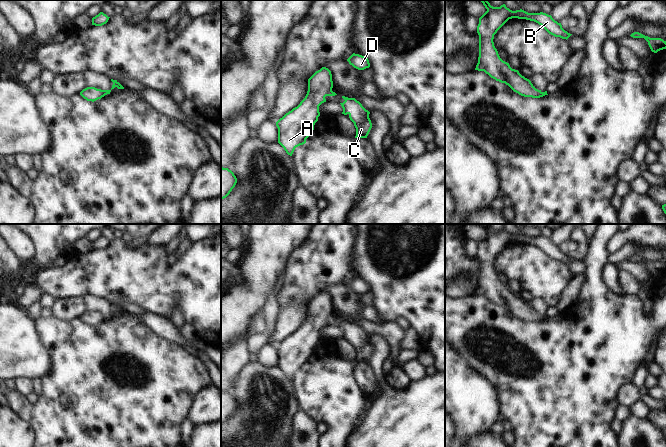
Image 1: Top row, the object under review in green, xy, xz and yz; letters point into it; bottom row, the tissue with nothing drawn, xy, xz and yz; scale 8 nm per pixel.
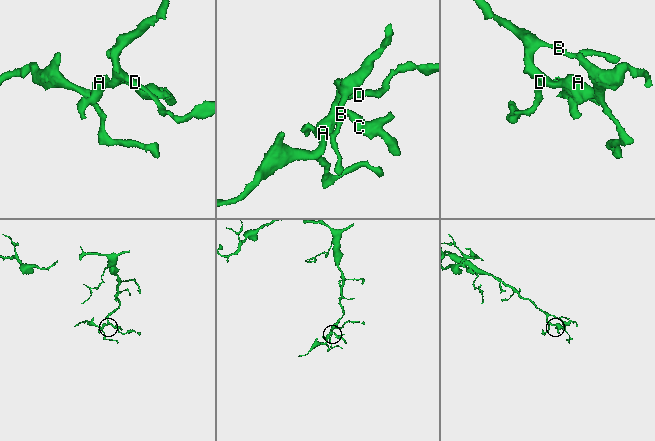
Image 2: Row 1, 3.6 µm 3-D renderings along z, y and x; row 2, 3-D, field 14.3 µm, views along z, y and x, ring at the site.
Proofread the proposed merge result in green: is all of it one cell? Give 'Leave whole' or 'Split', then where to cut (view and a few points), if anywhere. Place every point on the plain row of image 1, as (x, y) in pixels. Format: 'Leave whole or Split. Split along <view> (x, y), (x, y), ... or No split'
Split. Split along xy (101, 314), (105, 318).

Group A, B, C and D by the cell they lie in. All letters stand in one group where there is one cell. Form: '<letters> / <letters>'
A B D / C

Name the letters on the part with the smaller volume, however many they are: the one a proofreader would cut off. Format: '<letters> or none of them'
C

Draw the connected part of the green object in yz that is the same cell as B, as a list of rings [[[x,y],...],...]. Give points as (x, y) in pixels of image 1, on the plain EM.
[[[481,224],[487,235],[479,242],[477,257],[479,259],[479,281],[475,294],[484,295],[491,302],[505,307],[514,316],[524,321],[540,322],[547,318],[536,313],[531,305],[522,300],[518,294],[512,293],[509,287],[503,285],[494,270],[494,259],[512,242],[526,243],[541,249],[549,258],[568,263],[572,258],[562,252],[546,237],[528,237],[522,233],[512,235],[505,228],[493,231],[487,224]]]

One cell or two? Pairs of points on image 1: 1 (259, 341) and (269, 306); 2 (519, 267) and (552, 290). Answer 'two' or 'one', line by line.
1: one
2: one

